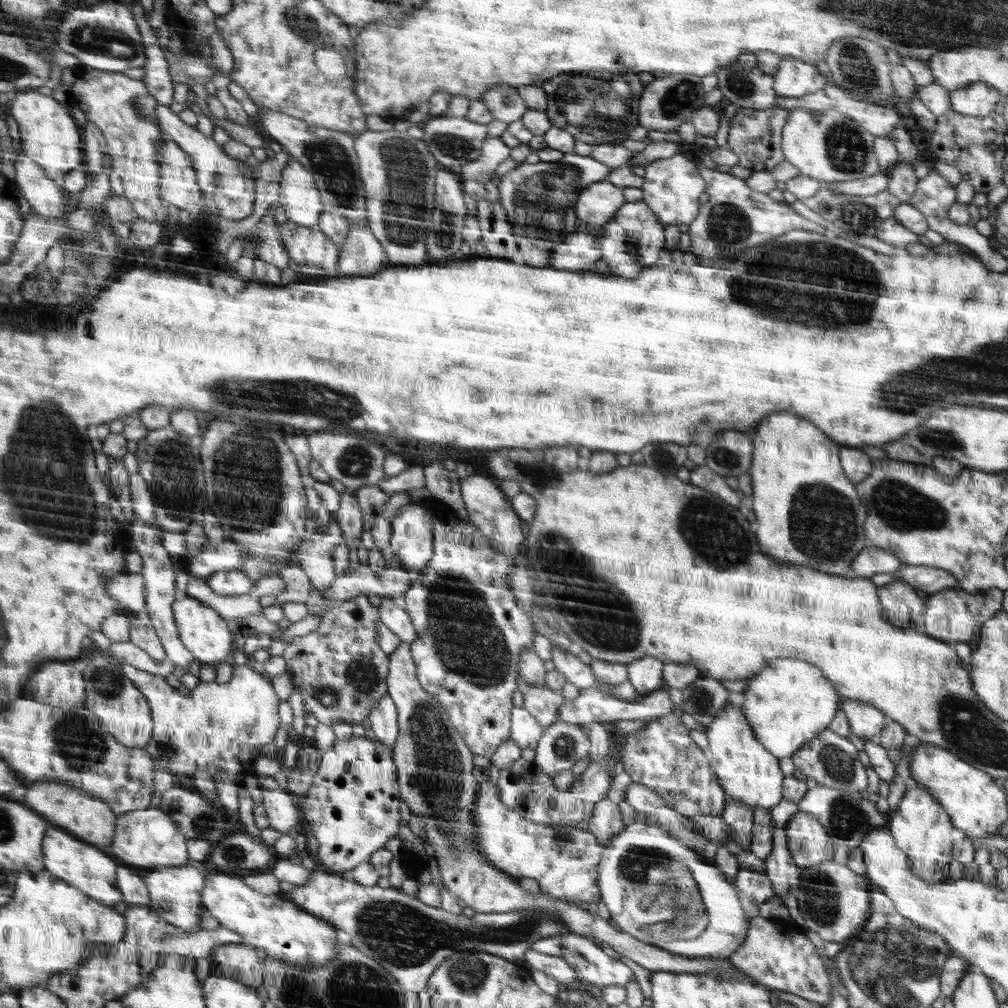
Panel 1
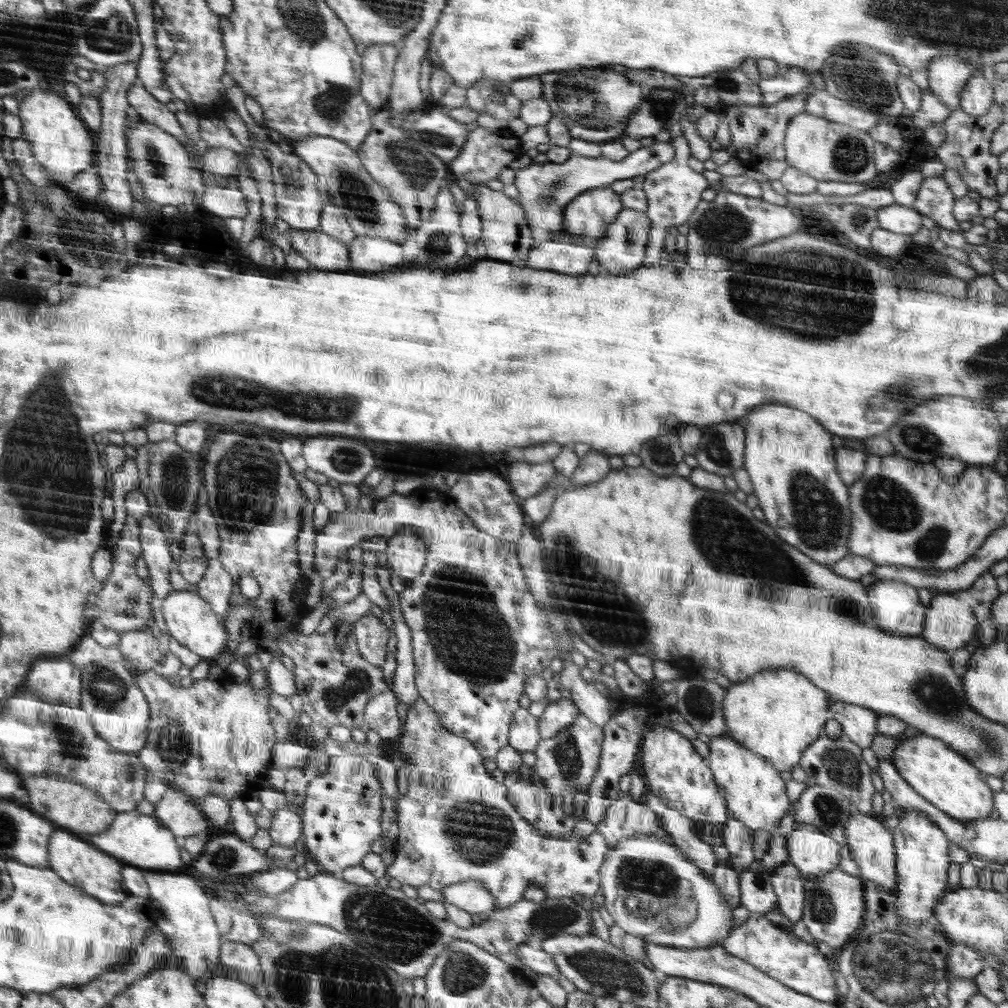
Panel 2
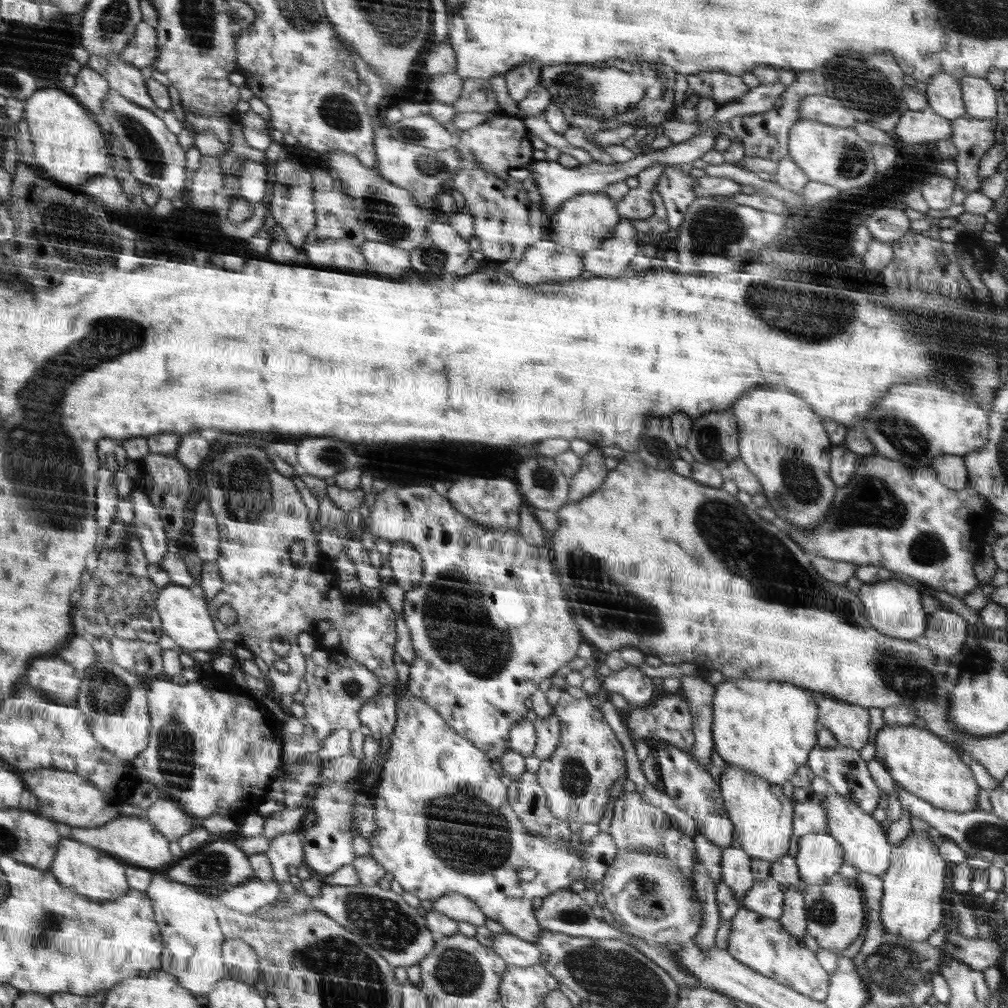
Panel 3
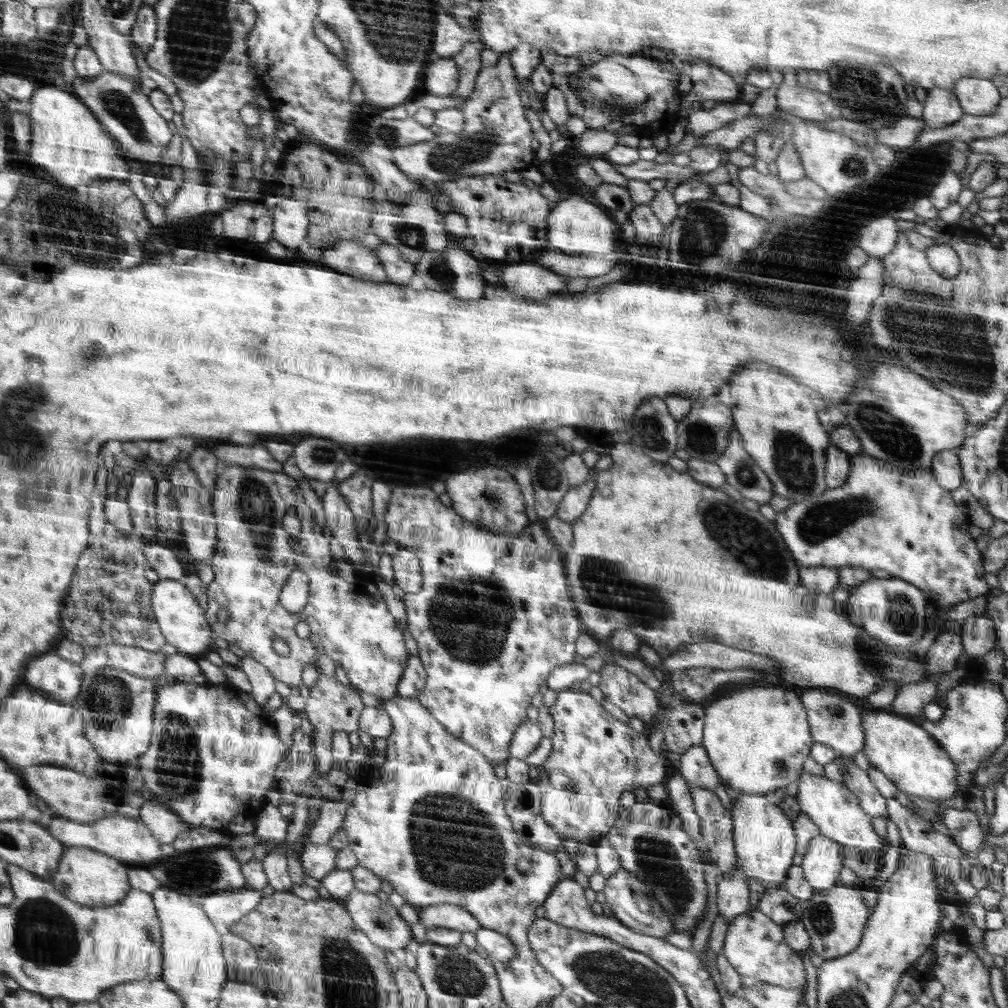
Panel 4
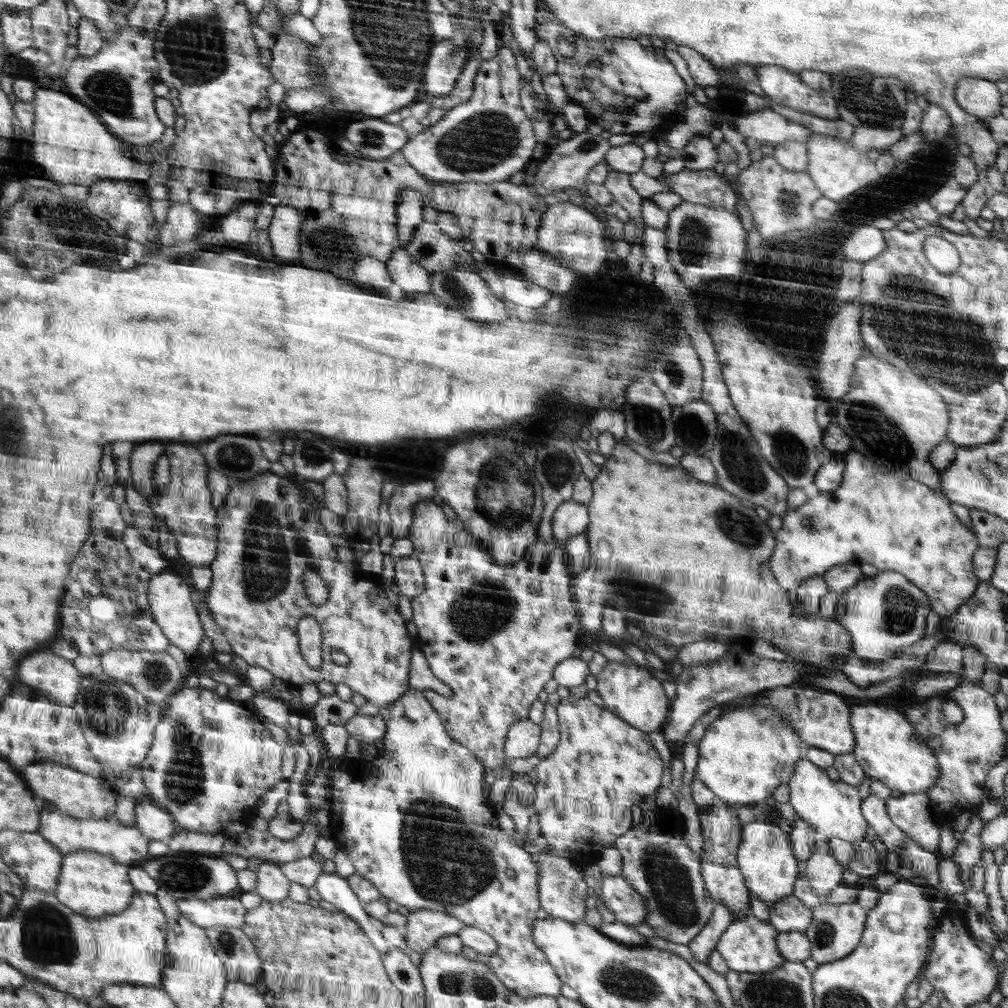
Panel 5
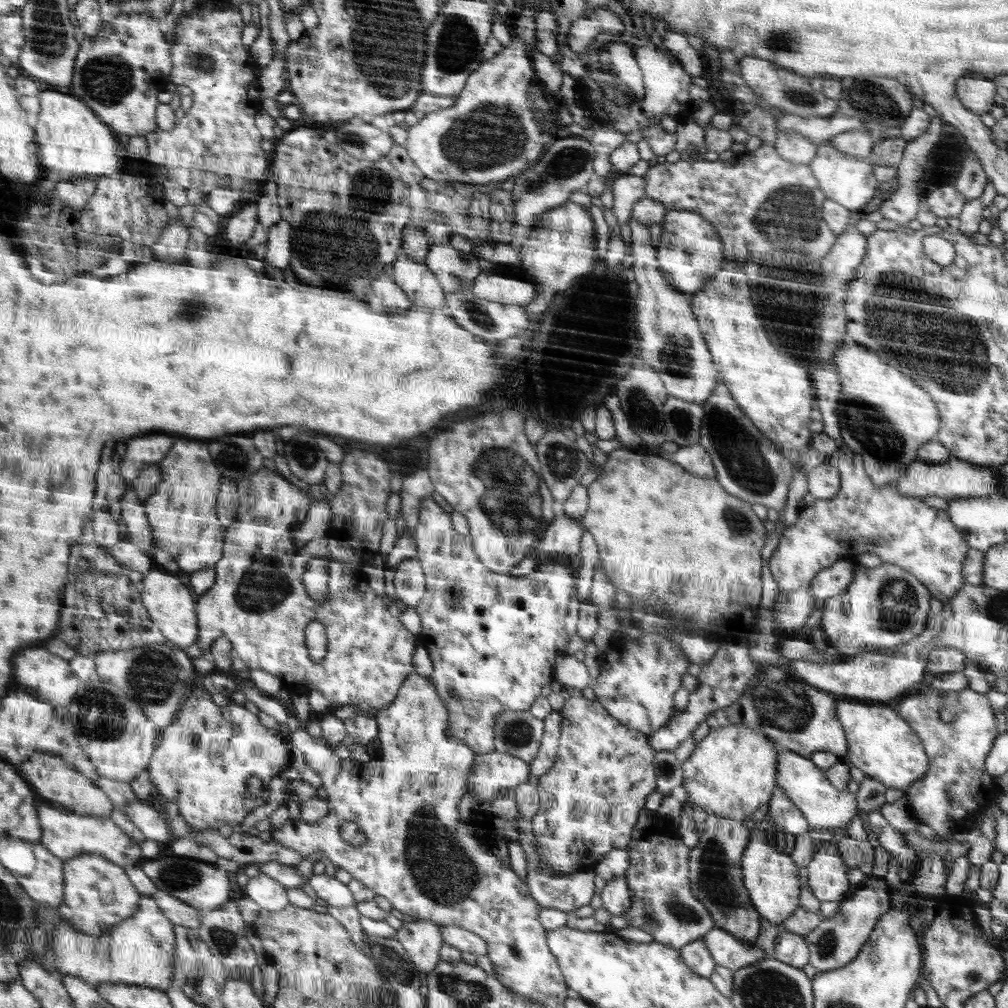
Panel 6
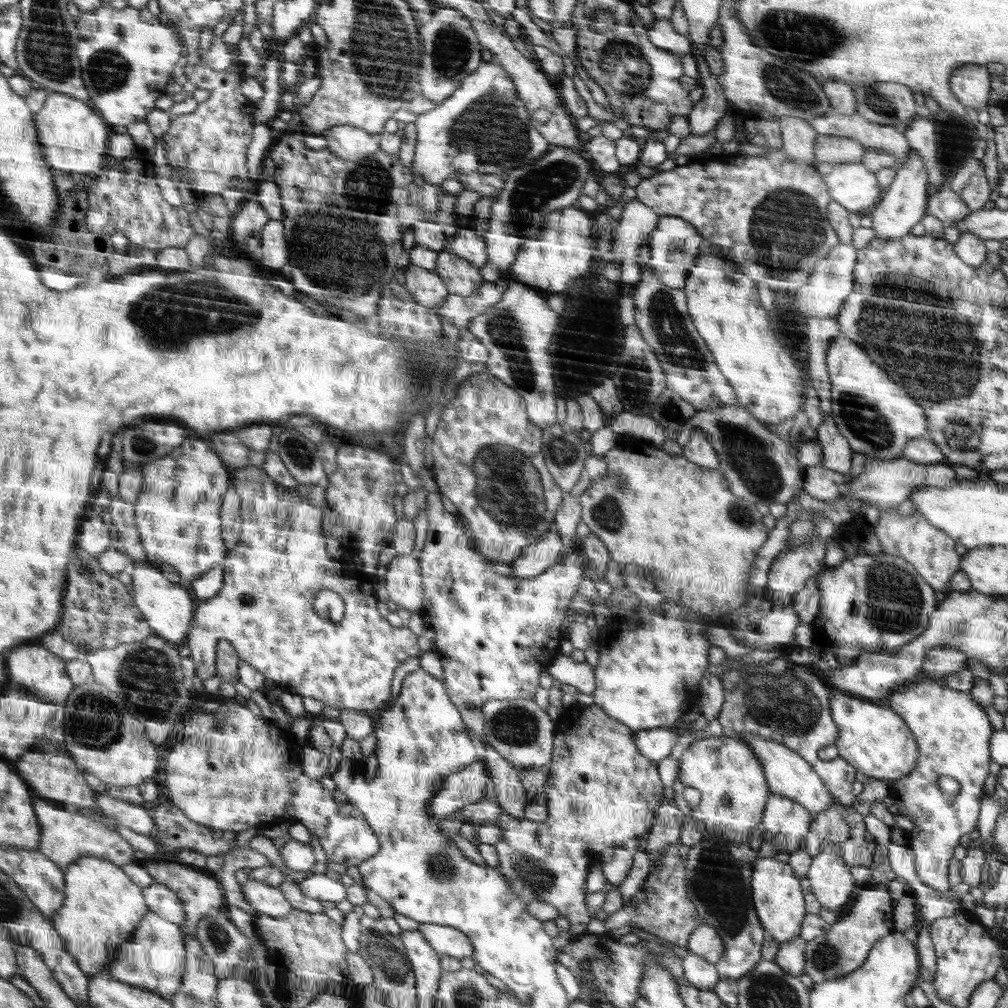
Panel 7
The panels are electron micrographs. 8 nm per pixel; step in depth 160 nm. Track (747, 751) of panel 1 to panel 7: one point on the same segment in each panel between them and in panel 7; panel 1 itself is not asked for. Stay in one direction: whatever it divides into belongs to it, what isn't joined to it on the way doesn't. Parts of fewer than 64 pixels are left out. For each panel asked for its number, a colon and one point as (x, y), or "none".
2: (756, 796)
3: (762, 814)
4: (765, 840)
5: (765, 856)
6: (771, 877)
7: (779, 901)

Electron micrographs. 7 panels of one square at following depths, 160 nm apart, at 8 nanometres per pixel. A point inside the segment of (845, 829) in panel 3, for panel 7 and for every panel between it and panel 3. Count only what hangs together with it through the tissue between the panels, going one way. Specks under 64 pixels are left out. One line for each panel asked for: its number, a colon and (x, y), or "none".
4: (832, 806)
5: (832, 808)
6: (806, 784)
7: (789, 774)

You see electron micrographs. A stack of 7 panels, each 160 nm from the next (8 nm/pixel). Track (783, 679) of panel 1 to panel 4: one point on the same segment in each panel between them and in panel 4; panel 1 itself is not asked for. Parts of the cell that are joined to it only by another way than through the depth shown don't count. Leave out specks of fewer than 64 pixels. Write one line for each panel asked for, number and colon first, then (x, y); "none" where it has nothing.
2: (778, 713)
3: (766, 727)
4: (757, 738)

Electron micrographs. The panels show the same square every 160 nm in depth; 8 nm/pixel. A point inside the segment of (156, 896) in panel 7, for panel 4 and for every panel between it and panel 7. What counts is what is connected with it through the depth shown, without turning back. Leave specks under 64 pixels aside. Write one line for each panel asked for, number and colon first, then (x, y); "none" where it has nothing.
4: (224, 909)
5: (230, 912)
6: (181, 914)

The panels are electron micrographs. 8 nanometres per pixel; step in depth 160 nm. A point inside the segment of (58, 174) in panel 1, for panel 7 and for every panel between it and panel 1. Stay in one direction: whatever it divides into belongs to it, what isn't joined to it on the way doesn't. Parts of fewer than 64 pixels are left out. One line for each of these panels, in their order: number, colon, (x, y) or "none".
2: (60, 142)
3: (67, 142)
4: (65, 137)
5: (69, 142)
6: (74, 140)
7: (73, 136)

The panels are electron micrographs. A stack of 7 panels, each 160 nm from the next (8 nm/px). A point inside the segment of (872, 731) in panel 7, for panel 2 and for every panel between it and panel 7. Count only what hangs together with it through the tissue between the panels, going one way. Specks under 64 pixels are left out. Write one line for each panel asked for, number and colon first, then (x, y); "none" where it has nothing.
2: (947, 780)
3: (922, 763)
4: (907, 754)
5: (889, 748)
6: (881, 743)

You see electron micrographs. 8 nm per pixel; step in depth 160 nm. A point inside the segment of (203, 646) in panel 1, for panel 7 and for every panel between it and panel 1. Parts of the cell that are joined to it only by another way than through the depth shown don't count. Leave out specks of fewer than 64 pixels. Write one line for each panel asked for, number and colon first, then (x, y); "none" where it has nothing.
2: (190, 619)
3: (186, 619)
4: (179, 615)
5: (169, 597)
6: (171, 606)
7: (167, 607)

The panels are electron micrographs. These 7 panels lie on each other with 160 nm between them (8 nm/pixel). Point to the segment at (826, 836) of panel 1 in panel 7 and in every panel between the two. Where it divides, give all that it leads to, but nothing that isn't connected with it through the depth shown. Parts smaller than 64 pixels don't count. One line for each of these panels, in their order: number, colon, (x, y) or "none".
2: (813, 852)
3: (819, 855)
4: (821, 863)
5: (824, 873)
6: (827, 879)
7: (832, 884)

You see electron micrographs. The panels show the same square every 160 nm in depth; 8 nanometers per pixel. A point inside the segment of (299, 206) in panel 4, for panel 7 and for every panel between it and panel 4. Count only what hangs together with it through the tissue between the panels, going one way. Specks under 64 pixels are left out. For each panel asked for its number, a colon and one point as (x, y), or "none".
5: (285, 226)
6: (278, 244)
7: (275, 251)

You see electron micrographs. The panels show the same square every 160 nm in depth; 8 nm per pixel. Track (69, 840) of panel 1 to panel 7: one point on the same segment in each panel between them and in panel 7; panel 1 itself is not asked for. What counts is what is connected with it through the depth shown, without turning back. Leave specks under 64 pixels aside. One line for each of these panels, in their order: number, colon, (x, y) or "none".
2: (79, 864)
3: (88, 871)
4: (88, 877)
5: (94, 885)
6: (99, 896)
7: (104, 907)

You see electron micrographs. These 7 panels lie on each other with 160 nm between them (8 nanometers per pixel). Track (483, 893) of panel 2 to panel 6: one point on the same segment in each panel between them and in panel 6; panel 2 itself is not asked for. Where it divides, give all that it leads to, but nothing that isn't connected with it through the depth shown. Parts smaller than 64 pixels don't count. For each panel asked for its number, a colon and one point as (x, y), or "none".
3: (456, 906)
4: (442, 916)
5: (424, 928)
6: (422, 939)

